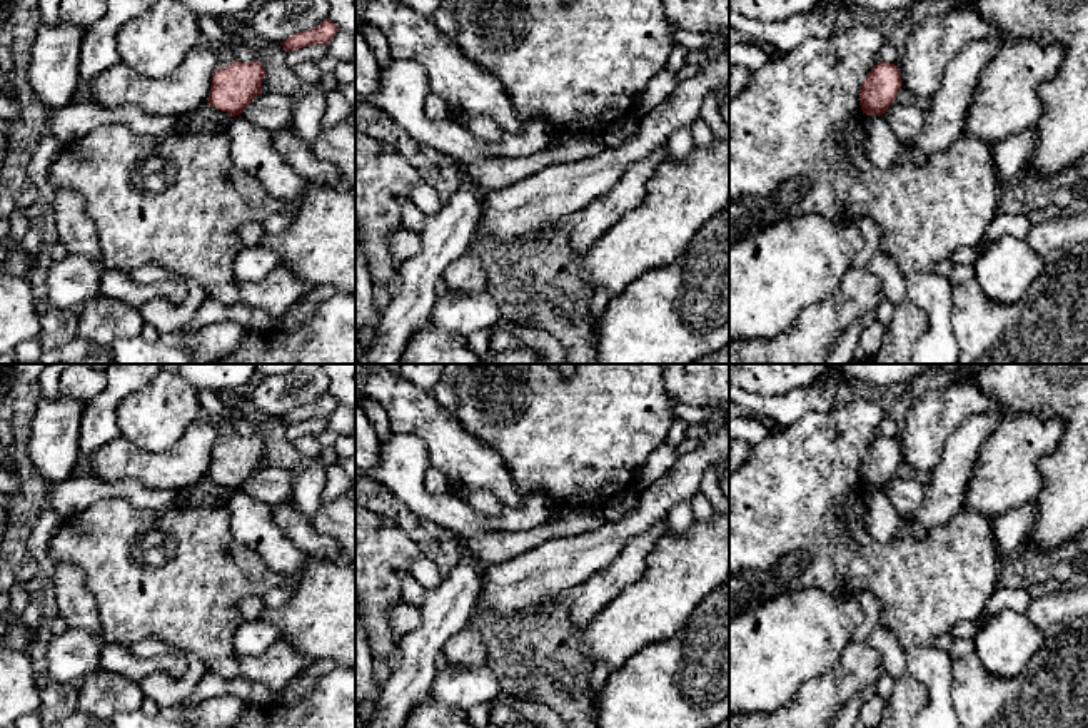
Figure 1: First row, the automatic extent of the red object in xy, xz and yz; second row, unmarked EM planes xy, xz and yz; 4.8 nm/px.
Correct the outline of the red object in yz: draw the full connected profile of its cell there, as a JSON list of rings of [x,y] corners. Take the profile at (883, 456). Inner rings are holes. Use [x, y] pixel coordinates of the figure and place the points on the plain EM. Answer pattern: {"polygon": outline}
{"polygon": [[[878,436],[859,463],[859,479],[866,489],[883,489],[896,474],[901,447],[894,437]]]}

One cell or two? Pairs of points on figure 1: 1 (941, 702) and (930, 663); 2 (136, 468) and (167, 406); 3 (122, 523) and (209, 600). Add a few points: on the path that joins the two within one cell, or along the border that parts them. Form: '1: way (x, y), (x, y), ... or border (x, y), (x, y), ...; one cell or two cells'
1: way (940, 692), (935, 673); one cell
2: border (182, 434), (161, 451), (144, 451), (120, 436); two cells
3: way (122, 553), (122, 560), (164, 600), (179, 600); one cell

